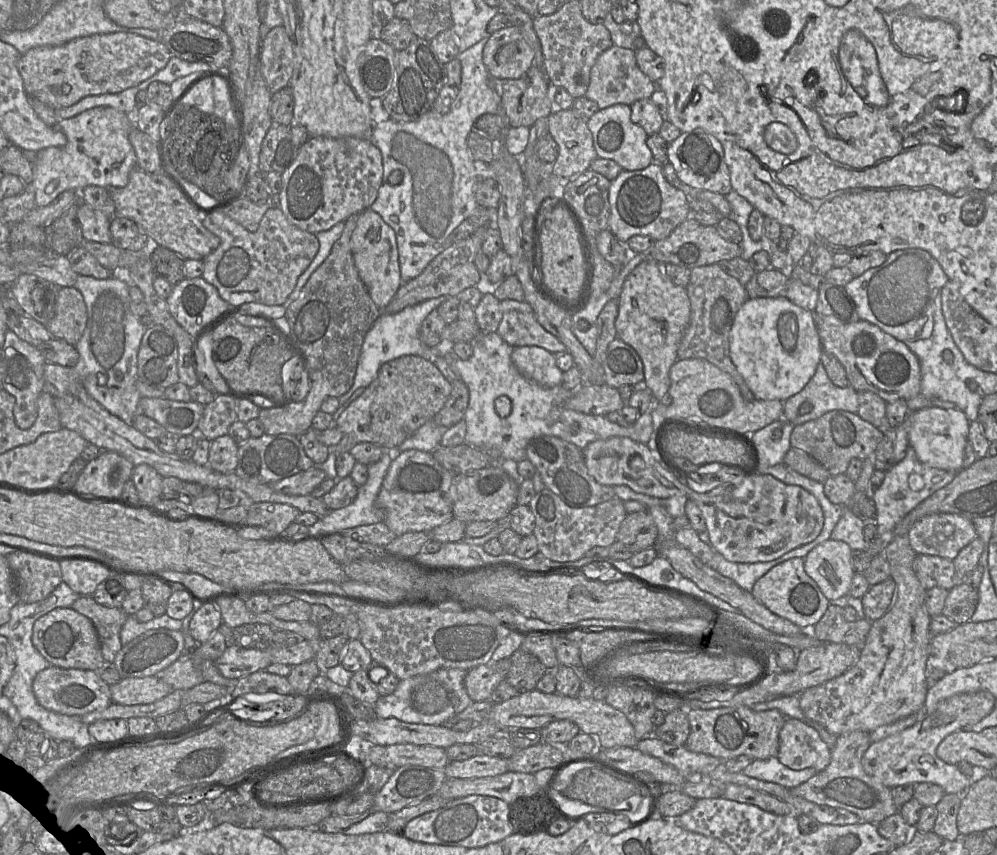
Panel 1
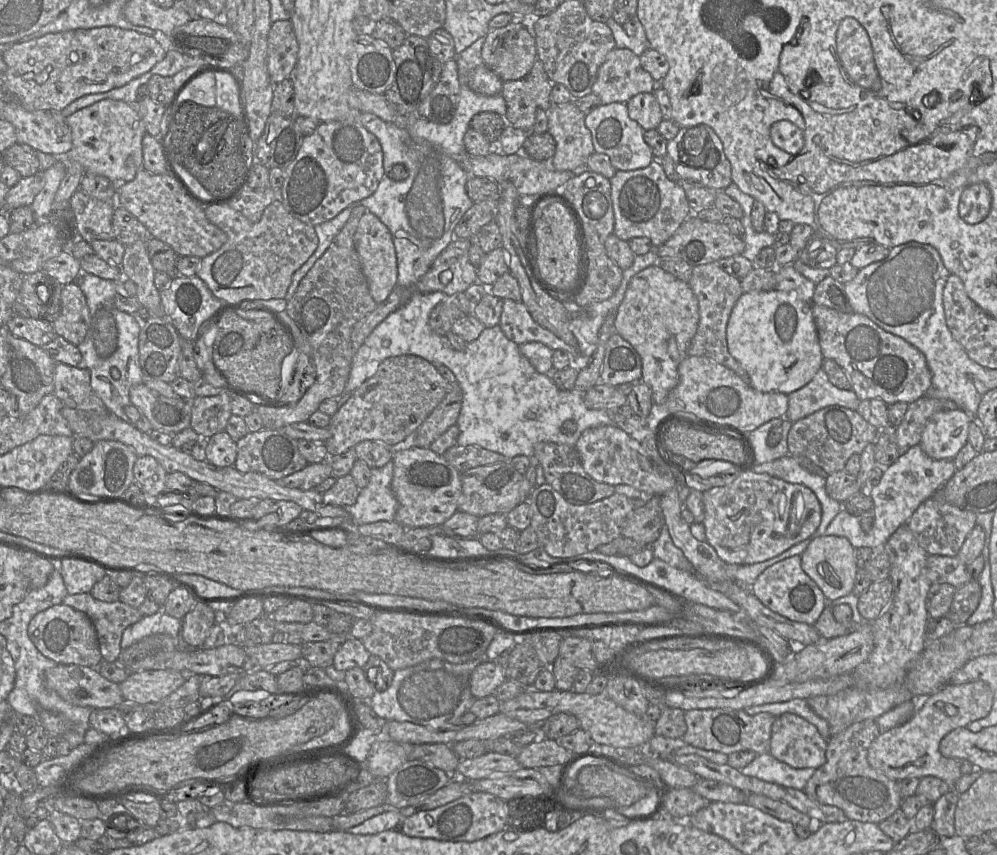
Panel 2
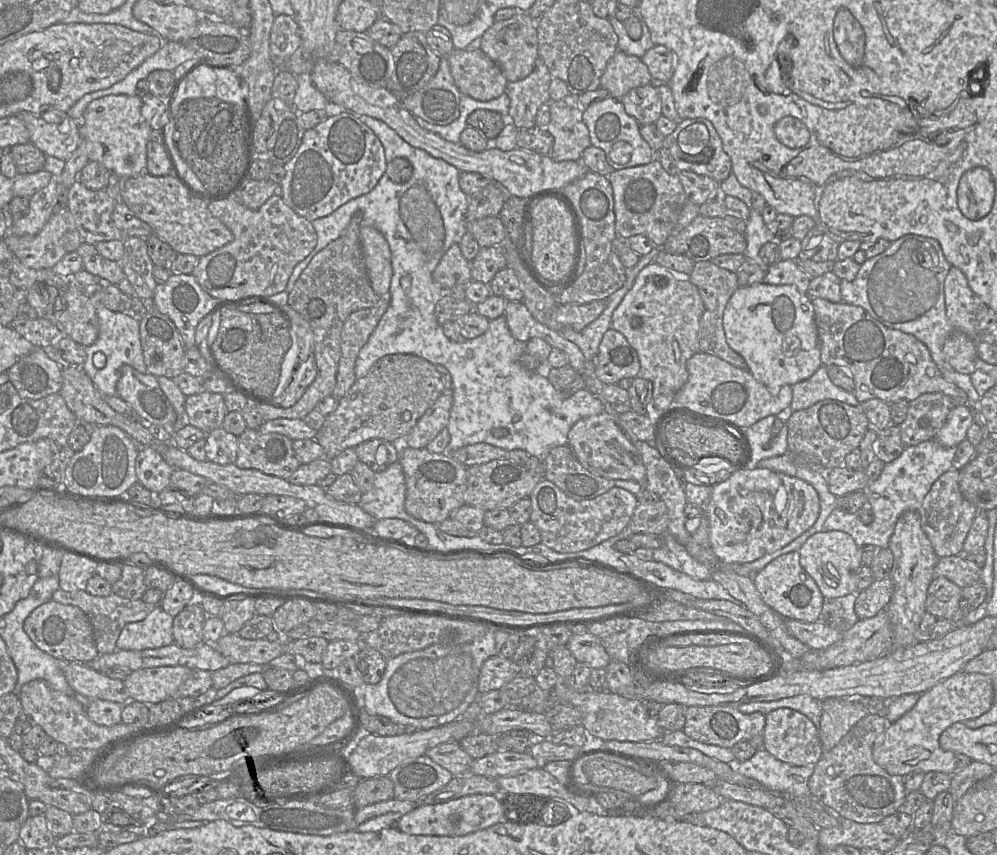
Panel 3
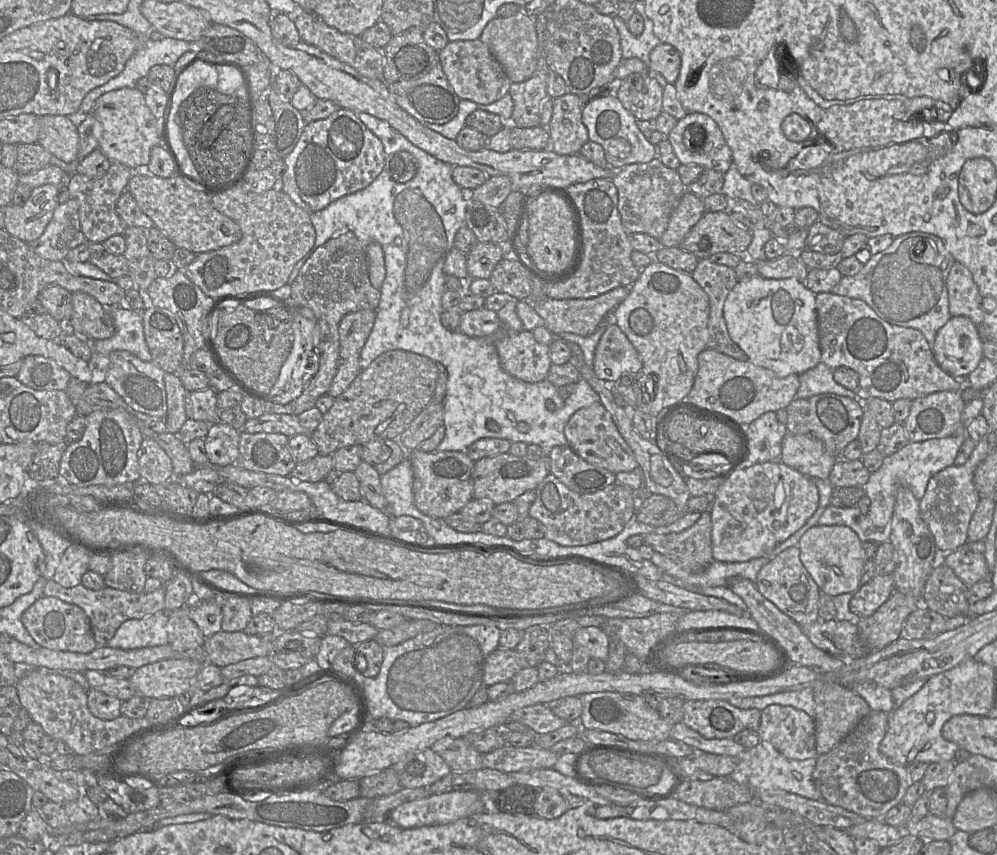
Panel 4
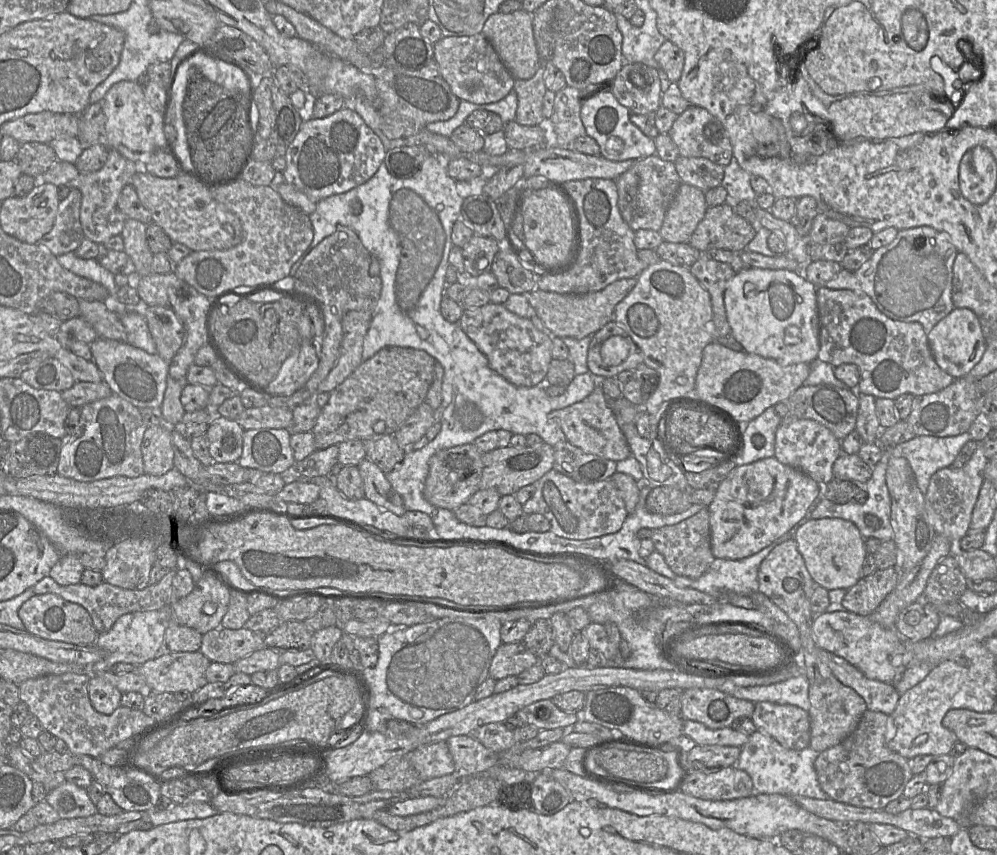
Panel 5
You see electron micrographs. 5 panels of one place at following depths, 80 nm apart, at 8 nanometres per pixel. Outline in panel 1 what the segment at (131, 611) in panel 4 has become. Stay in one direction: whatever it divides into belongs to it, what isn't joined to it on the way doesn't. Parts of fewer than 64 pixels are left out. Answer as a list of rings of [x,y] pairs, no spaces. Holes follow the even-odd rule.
[[[92,596],[78,597],[71,607],[92,622],[98,633],[104,660],[113,663],[122,649],[120,631],[129,616],[122,608],[109,608],[98,604]]]

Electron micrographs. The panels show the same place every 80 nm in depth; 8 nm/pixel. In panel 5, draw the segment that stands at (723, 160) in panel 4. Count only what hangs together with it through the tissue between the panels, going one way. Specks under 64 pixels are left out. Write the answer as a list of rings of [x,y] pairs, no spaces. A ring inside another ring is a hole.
[[[690,105],[677,116],[669,133],[680,156],[703,157],[727,166],[733,158],[733,148],[719,119],[705,108]]]

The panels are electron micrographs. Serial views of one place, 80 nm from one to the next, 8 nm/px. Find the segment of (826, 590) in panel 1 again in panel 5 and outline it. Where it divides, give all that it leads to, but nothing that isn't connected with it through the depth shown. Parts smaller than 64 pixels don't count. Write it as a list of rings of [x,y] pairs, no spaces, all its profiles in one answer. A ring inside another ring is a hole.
[[[841,518],[810,519],[797,529],[795,541],[815,585],[828,591],[849,589],[862,578],[867,549],[854,523]]]

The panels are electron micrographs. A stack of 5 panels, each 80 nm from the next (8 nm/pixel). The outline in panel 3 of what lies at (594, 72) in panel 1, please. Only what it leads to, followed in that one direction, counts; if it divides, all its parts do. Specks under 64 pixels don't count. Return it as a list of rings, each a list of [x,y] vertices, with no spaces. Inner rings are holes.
[[[617,50],[609,60],[600,79],[600,88],[617,100],[630,90],[652,83],[652,77],[642,59]]]

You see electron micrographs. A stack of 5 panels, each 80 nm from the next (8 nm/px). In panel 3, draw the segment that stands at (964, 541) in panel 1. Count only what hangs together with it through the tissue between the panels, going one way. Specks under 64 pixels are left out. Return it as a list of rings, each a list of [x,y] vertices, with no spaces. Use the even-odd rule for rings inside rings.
[[[954,468],[942,474],[933,483],[918,510],[922,530],[938,558],[962,553],[964,541],[978,512],[978,509],[963,497],[959,487],[959,474]]]

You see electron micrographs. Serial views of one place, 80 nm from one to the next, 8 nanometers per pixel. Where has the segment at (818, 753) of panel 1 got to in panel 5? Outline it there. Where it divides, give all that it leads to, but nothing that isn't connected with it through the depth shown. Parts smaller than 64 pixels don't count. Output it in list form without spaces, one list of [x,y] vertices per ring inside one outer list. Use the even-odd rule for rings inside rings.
[[[757,702],[751,719],[757,730],[768,734],[786,749],[799,751],[810,746],[810,717],[797,706]]]

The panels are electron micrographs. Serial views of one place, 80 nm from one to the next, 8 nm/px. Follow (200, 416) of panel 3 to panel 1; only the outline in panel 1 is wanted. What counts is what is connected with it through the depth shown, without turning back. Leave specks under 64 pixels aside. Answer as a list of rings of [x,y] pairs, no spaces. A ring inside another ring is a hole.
[[[216,395],[215,399],[204,406],[198,424],[200,438],[212,441],[228,434],[228,429],[237,419],[236,402],[230,395]]]

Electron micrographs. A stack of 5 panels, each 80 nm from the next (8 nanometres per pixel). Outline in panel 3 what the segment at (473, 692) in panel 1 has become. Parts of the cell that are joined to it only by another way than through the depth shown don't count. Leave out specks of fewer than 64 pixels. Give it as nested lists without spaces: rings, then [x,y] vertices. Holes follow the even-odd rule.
[[[499,653],[489,657],[482,665],[478,690],[479,694],[501,689],[518,675],[518,667],[512,659]]]

